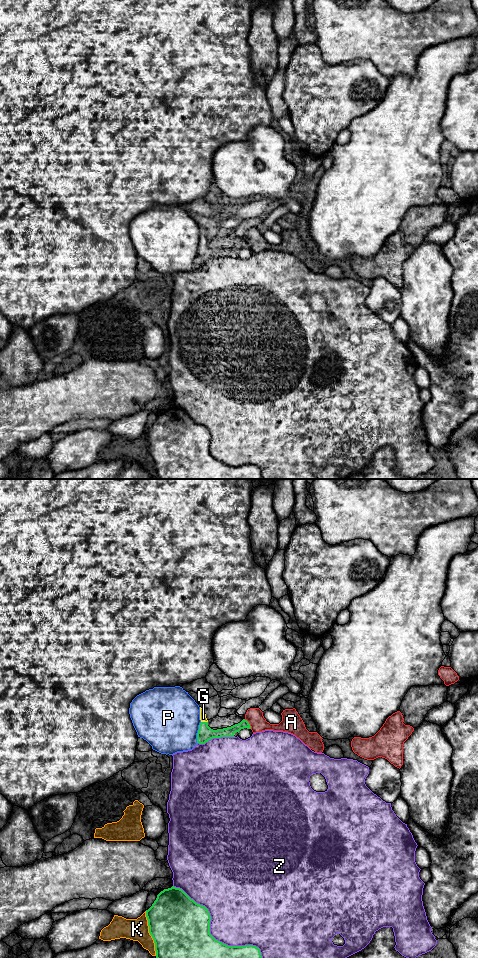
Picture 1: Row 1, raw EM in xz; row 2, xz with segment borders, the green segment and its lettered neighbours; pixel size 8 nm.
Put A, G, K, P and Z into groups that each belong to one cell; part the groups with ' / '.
A / G / K / P / Z

